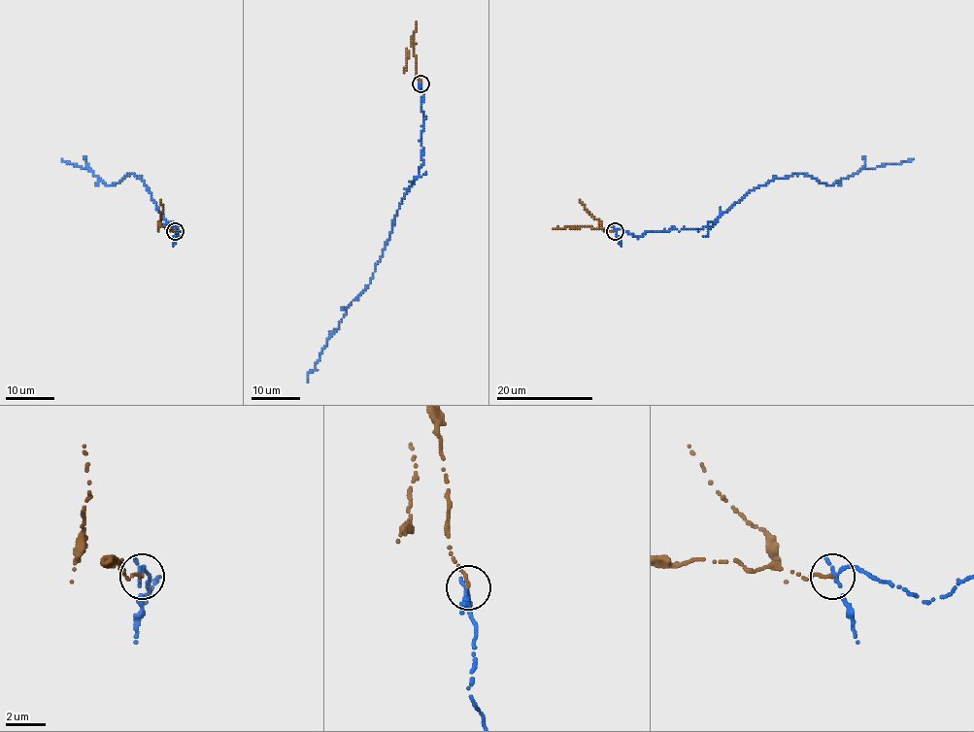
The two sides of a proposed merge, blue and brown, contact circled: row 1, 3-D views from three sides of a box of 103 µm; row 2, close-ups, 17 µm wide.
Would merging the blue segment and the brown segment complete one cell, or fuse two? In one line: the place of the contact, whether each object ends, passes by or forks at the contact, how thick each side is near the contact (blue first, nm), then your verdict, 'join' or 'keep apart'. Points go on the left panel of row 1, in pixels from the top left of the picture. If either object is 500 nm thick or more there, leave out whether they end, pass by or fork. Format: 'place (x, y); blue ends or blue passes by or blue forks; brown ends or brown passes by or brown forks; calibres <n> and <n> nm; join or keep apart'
place (175, 231); blue passes by; brown ends; calibres 180 and 160 nm; join

